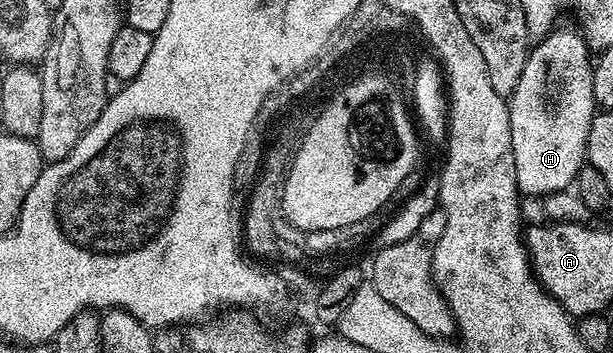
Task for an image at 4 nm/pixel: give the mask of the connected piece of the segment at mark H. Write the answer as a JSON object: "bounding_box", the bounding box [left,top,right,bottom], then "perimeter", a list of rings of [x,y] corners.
{"bounding_box":[508,28,596,198],"perimeter":[[[555,28],[531,48],[520,83],[516,83],[516,91],[508,99],[516,183],[519,194],[527,197],[543,198],[547,193],[559,193],[562,189],[571,188],[577,182],[578,172],[587,164],[586,144],[596,116],[592,91],[594,67],[592,50],[585,36],[577,28],[574,29]]]}

